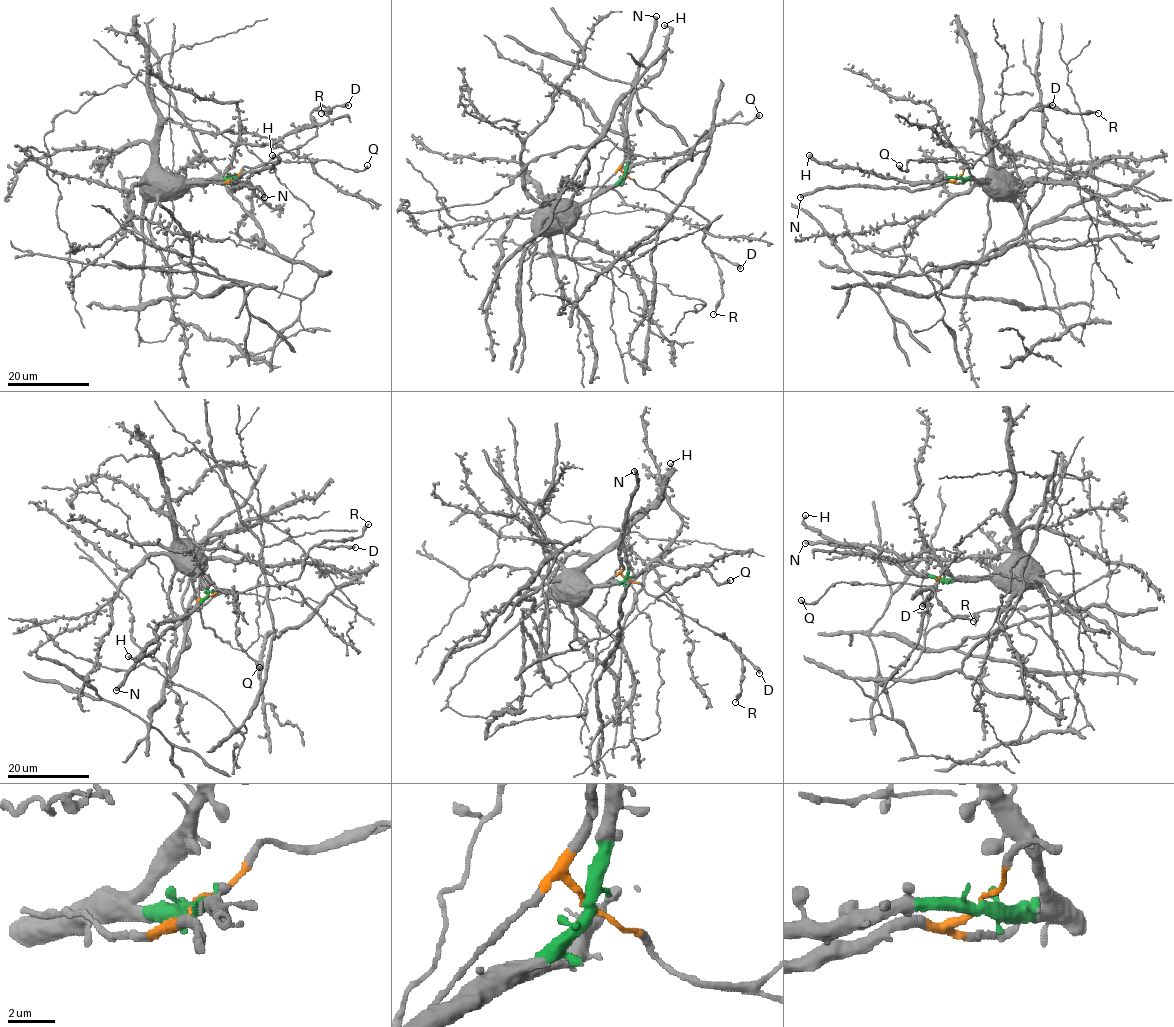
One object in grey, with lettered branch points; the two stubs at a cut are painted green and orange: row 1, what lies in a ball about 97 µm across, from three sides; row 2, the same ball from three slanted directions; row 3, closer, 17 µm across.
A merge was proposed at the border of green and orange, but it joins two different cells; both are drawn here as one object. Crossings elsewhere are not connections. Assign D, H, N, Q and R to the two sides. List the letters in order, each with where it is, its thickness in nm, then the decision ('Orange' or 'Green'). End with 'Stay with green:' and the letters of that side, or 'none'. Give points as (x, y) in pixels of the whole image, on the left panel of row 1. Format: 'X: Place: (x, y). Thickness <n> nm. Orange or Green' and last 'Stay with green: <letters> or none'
D: Place: (348, 105). Thickness 440 nm. Orange
H: Place: (272, 155). Thickness 440 nm. Green
N: Place: (264, 197). Thickness 500 nm. Orange
Q: Place: (367, 165). Thickness 440 nm. Orange
R: Place: (321, 113). Thickness 120 nm. Orange
Stay with green: H

